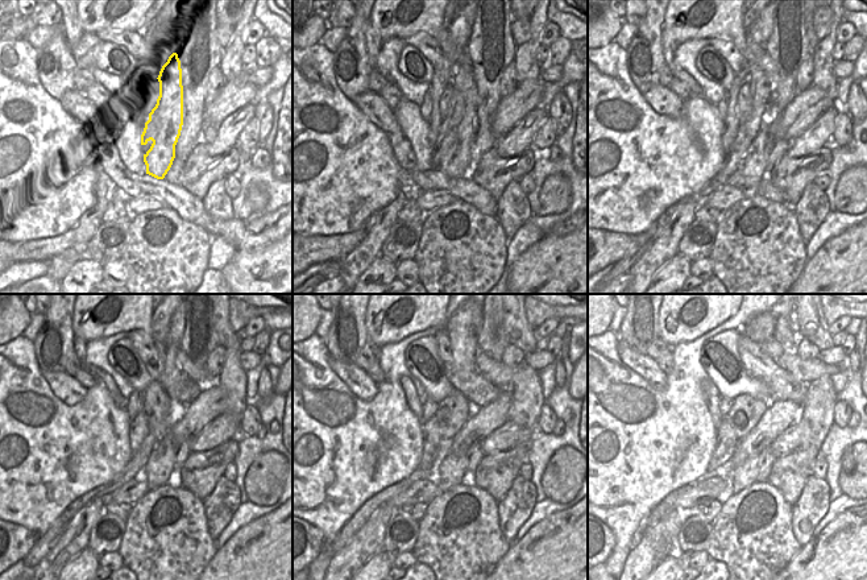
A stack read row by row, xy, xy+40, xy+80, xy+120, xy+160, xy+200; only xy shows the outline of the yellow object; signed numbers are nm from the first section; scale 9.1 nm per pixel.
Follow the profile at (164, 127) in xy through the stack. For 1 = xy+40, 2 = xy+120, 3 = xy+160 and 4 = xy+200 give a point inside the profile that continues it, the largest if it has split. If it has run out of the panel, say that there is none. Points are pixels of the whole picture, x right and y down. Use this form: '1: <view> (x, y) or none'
1: xy+40 (461, 120)
2: xy+120 (160, 469)
3: xy+160 (452, 471)
4: xy+200 (746, 475)

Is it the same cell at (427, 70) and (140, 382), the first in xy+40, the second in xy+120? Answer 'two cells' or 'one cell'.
one cell

